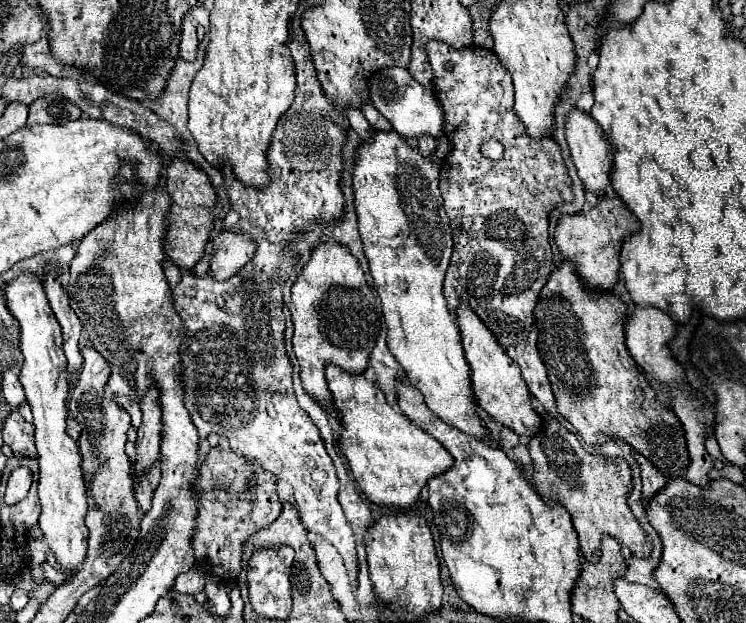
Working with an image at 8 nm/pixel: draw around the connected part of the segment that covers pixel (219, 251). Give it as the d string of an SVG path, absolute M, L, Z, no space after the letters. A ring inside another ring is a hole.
M219 232L211 240L213 260L211 260L211 274L215 280L227 280L239 272L251 258L255 248L255 240L245 234L237 232Z

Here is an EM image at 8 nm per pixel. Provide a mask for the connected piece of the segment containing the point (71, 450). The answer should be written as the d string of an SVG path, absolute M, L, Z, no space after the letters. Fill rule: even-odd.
M21 274L13 282L5 286L5 300L9 312L17 318L21 326L21 352L25 356L25 364L21 370L21 384L27 394L27 402L33 410L35 424L35 444L39 452L39 500L41 500L41 518L39 528L43 530L41 540L29 540L27 552L31 562L43 562L45 552L53 550L57 562L65 570L79 570L83 566L83 556L87 552L87 528L85 528L85 512L87 512L87 494L81 472L81 454L75 440L71 440L65 432L67 420L67 360L63 354L61 326L57 324L53 310L49 308L43 284L37 276Z

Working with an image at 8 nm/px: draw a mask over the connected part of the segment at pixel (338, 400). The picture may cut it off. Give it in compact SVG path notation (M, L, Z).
M331 364L327 366L325 376L343 426L339 448L349 460L351 474L361 492L379 508L415 508L429 478L443 474L453 466L449 452L401 412L395 412L373 382L367 382L363 376L341 372L341 368Z

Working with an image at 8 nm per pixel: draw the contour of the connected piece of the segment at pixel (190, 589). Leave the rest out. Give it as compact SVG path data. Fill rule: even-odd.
M195 568L187 574L177 576L175 580L175 590L181 594L197 594L205 588L205 576L199 574Z

